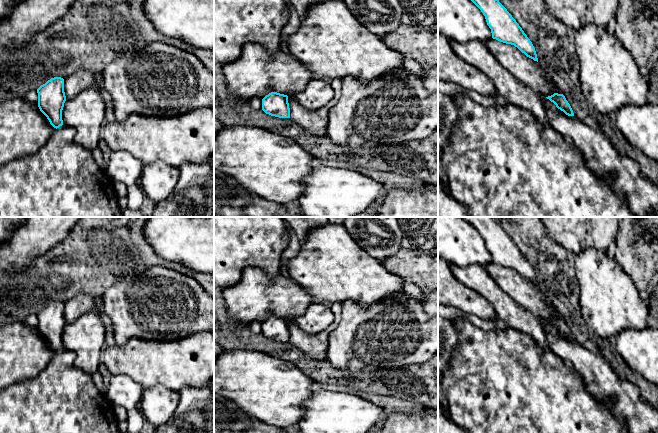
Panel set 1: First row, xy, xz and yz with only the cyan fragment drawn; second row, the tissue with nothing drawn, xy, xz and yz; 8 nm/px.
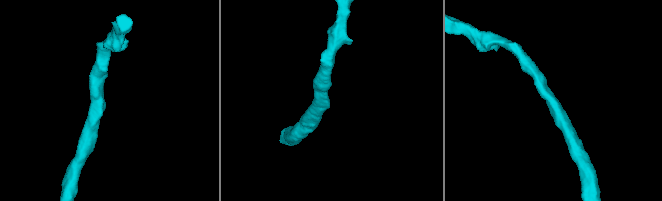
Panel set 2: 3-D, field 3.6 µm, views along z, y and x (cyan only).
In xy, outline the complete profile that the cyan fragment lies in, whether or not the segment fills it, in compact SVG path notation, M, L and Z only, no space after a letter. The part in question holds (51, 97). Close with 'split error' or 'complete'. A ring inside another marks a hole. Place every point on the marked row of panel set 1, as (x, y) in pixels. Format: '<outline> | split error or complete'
M54 77L37 89L38 107L54 128L63 125L62 110L66 101L64 79Z | complete

